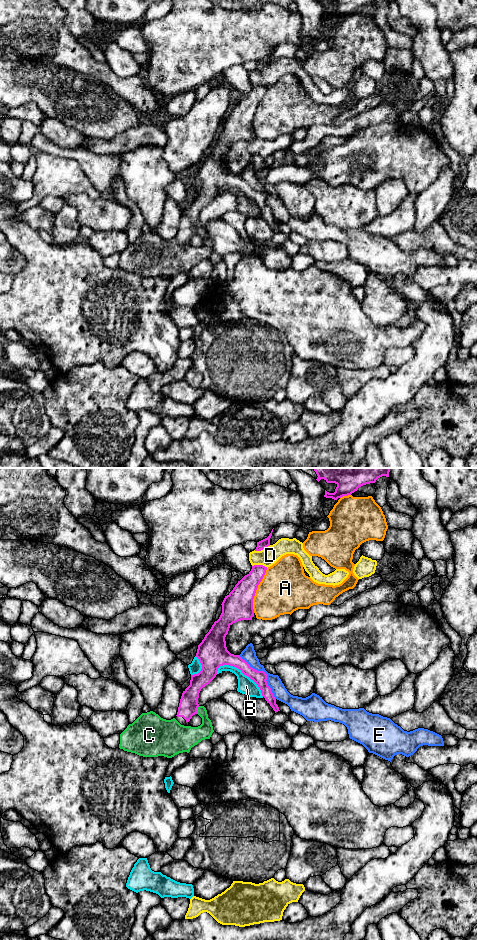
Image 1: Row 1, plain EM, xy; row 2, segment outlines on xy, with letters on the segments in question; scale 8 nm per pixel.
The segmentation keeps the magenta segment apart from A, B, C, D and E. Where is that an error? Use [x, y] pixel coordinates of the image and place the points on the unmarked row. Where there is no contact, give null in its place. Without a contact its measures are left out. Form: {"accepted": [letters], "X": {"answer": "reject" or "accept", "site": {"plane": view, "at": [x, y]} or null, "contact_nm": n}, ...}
{"accepted": ["C"], "A": {"answer": "reject", "site": {"plane": "xy", "at": [256, 109]}, "contact_nm": 380}, "B": {"answer": "reject", "site": {"plane": "xy", "at": [243, 193]}, "contact_nm": 440}, "C": {"answer": "accept", "site": {"plane": "xy", "at": [196, 230]}, "contact_nm": 70}, "D": {"answer": "reject", "site": {"plane": "xy", "at": [262, 69]}, "contact_nm": 140}, "E": {"answer": "reject", "site": {"plane": "xy", "at": [265, 193]}, "contact_nm": 460}}

